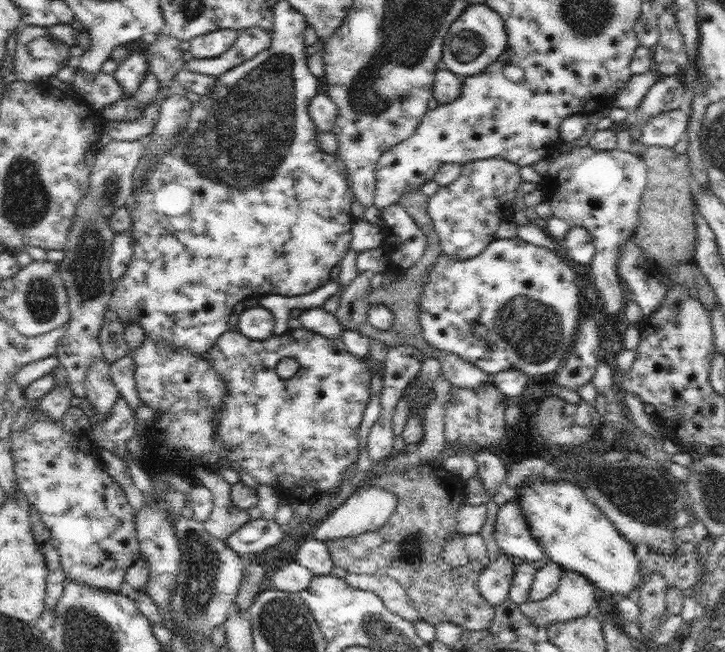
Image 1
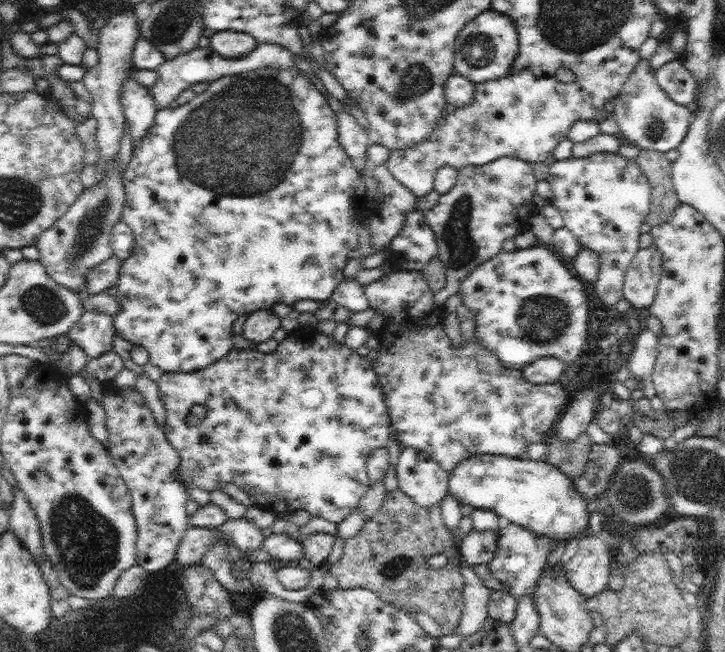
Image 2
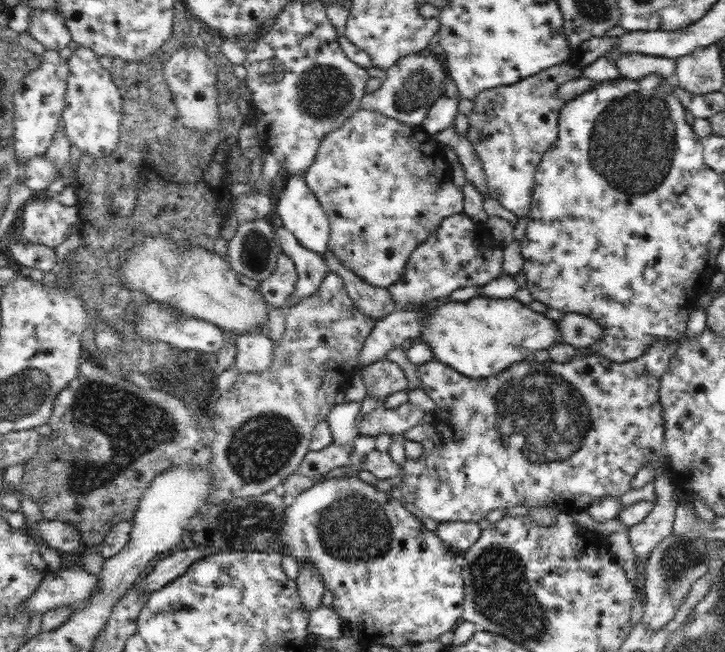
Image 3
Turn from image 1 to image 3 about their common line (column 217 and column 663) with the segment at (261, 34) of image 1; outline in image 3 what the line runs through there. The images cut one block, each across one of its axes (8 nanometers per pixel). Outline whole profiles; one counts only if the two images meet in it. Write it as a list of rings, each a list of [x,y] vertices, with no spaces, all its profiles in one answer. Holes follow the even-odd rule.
[[[640,52],[634,54],[624,54],[618,60],[620,68],[620,78],[630,78],[630,80],[642,80],[644,76],[658,74],[664,78],[676,76],[676,58],[668,56],[646,56]]]

